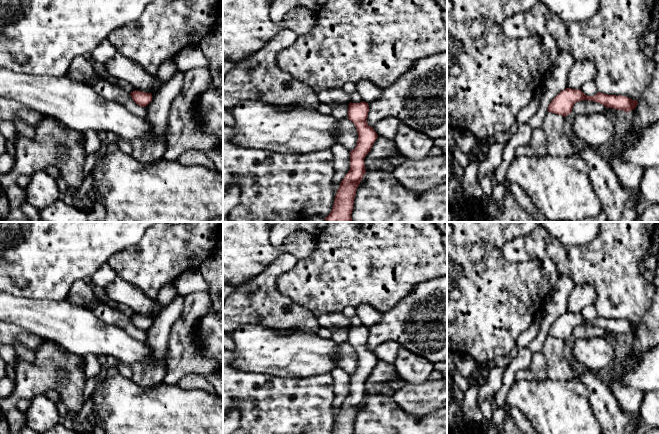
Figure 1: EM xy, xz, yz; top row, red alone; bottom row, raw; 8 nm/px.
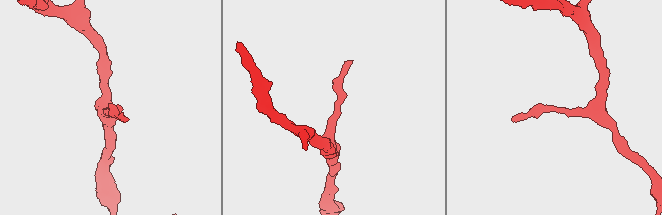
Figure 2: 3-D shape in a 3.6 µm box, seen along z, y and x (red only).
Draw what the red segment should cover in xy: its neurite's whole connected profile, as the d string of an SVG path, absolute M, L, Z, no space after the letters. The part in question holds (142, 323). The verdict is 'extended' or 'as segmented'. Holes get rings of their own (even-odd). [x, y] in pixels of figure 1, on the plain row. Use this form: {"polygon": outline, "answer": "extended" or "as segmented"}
{"polygon": "M135 314L131 316L130 319L133 325L141 331L146 331L152 325L151 317L146 317L146 316Z", "answer": "as segmented"}

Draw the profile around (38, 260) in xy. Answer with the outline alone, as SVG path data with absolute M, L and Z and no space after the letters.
M0 222L0 292L34 300L64 301L75 282L91 277L113 254L137 245L145 232L156 223L158 222Z

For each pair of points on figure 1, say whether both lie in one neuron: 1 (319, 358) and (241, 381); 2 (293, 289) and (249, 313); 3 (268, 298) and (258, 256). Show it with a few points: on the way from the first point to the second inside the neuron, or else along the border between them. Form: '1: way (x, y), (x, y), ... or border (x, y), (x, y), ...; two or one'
1: border (242, 370), (288, 377); two
2: border (283, 272), (277, 279), (277, 289), (303, 307); two
3: border (279, 255), (257, 275), (242, 284); two

